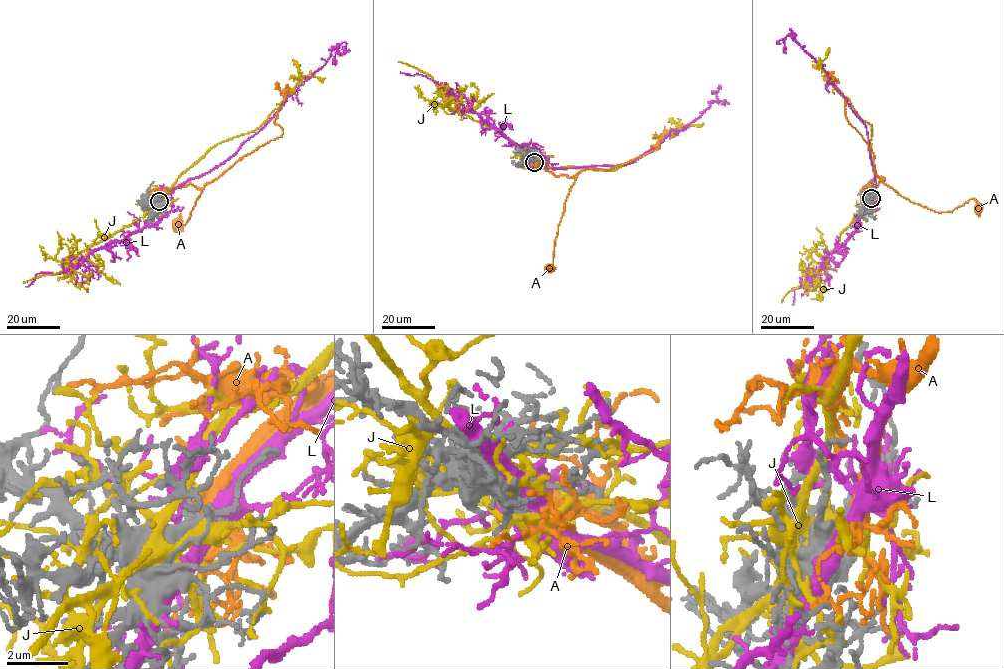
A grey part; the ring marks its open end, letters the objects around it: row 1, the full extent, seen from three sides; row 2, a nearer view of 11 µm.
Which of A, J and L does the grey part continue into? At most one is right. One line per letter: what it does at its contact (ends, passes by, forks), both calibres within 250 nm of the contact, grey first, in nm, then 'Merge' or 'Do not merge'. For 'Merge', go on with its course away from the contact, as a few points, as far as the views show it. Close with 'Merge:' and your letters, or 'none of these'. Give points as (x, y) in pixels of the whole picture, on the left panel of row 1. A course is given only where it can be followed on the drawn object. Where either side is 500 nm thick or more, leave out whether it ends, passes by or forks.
A: It forks there. Thickness 480 nm (grey) against 280 nm. Merge. Its course: (159, 201), (181, 186), (192, 184), (202, 189), (184, 225), (180, 214), (176, 223)
J: It forks there. Thickness 400 nm (grey) against 360 nm. Do not merge
L: It forks there. Thickness 400 nm (grey) against 400 nm. Do not merge
Merge: A

